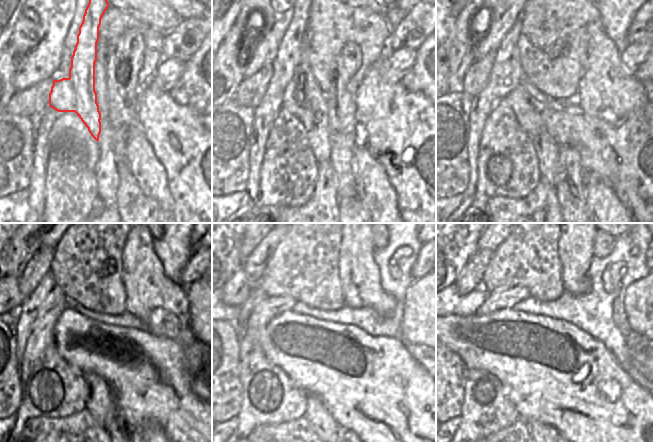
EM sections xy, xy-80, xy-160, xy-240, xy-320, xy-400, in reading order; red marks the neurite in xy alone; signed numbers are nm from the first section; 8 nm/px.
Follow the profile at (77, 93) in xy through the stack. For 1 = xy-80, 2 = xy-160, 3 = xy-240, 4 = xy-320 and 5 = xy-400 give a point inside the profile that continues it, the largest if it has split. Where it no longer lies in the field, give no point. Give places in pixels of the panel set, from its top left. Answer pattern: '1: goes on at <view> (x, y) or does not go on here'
1: goes on at xy-80 (303, 98)
2: goes on at xy-160 (528, 113)
3: goes on at xy-240 (99, 397)
4: goes on at xy-320 (322, 423)
5: goes on at xy-400 (533, 426)

